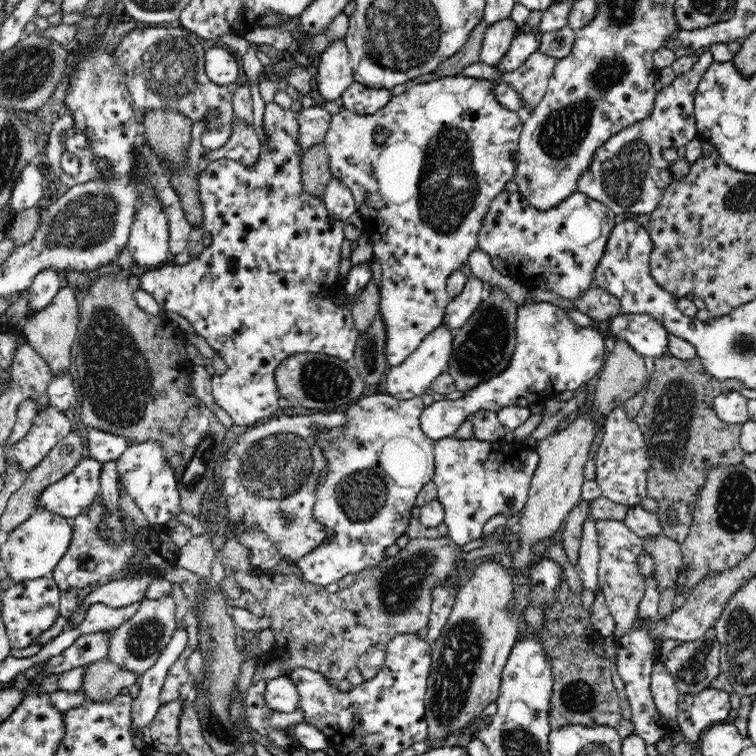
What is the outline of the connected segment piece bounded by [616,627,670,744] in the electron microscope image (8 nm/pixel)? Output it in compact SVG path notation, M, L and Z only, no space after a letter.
M644 627L633 631L630 635L617 639L617 670L625 686L627 700L632 712L631 721L635 726L635 734L643 738L645 744L655 744L661 738L666 737L666 732L670 728L668 722L659 713L651 695L651 676L657 654L654 647L658 645L660 644L649 637Z

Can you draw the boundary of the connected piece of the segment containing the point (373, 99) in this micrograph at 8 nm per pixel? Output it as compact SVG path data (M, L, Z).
M354 82L346 87L339 96L343 108L358 114L374 114L390 100L390 90L385 88L368 88Z

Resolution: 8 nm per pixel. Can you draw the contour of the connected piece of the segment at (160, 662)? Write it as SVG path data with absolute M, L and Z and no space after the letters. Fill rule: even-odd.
M183 620L183 629L175 632L172 640L160 653L154 666L140 676L141 687L137 697L133 699L131 704L130 728L132 735L140 734L140 730L142 731L145 726L152 722L161 706L159 698L168 670L183 653L187 645L188 637L185 631L187 623L187 620Z

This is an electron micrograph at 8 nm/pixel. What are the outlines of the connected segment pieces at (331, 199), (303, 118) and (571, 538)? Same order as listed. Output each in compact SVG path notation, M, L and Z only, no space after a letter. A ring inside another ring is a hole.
M333 177L326 185L323 199L326 208L336 219L347 221L357 211L350 187L339 178Z
M309 107L297 112L300 123L300 139L303 152L310 146L320 144L326 137L330 128L331 115L323 107Z
M581 500L570 510L558 538L562 542L566 555L573 566L578 564L580 535L586 520L591 517L591 502Z

